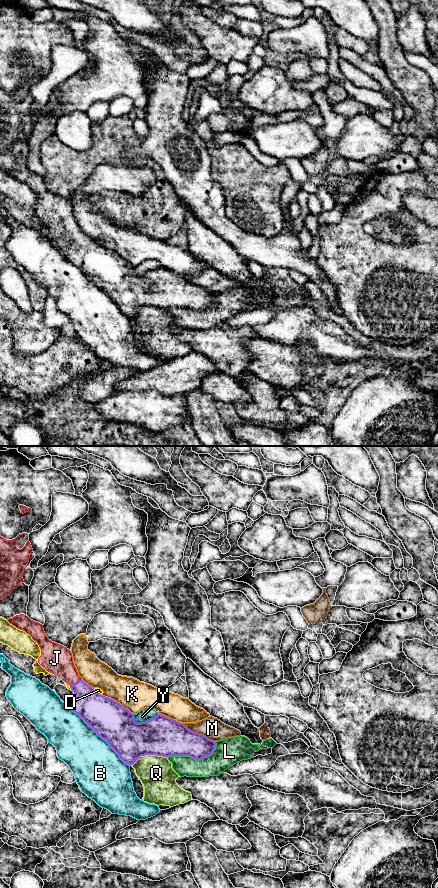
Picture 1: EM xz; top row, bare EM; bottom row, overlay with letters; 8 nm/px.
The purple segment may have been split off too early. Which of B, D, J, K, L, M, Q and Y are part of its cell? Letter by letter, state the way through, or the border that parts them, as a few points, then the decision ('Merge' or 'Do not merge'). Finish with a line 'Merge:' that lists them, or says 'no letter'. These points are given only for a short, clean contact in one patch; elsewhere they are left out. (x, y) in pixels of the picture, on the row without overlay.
B: Do not merge
D: Do not merge
J: Path across: xz (91, 258), (76, 234), (56, 211). Merge
K: Do not merge
L: Do not merge
M: Do not merge
Q: Do not merge
Y: Boundary: xz (158, 266), (140, 274), (136, 274), (133, 269). Do not merge
Merge: J

